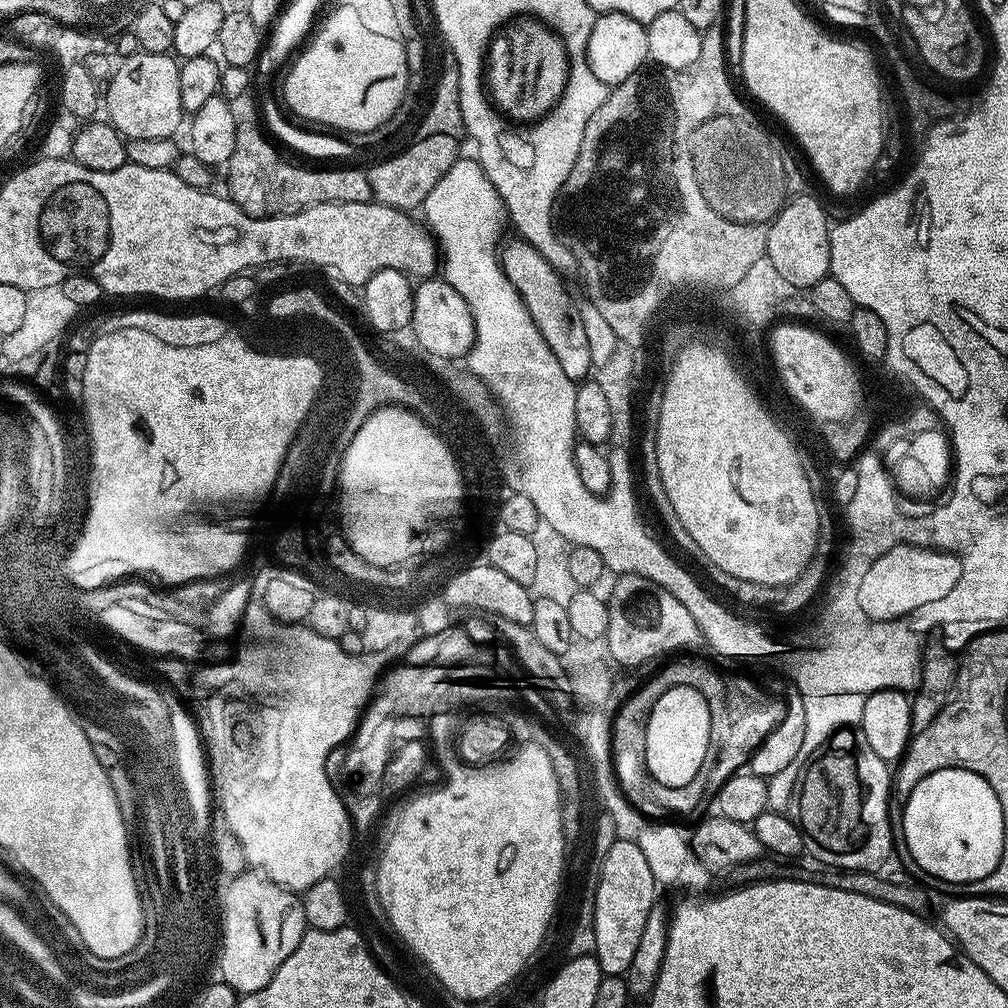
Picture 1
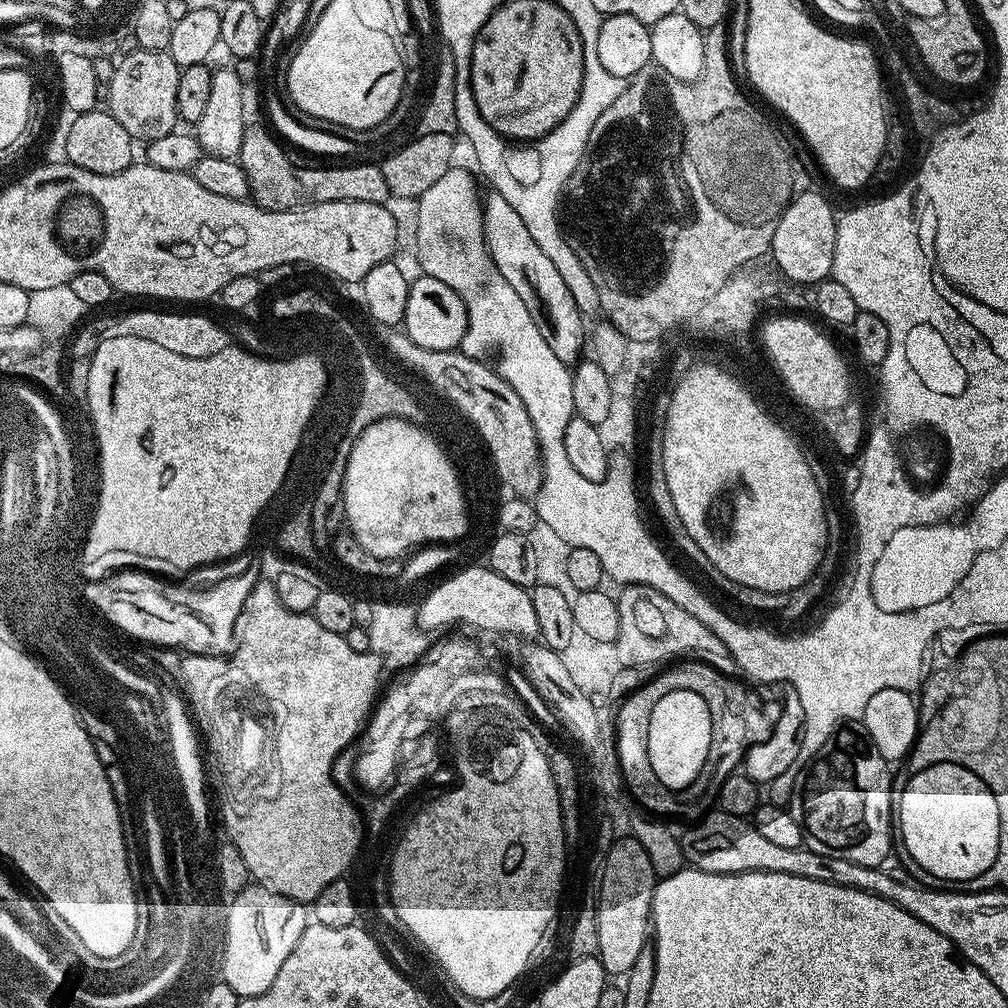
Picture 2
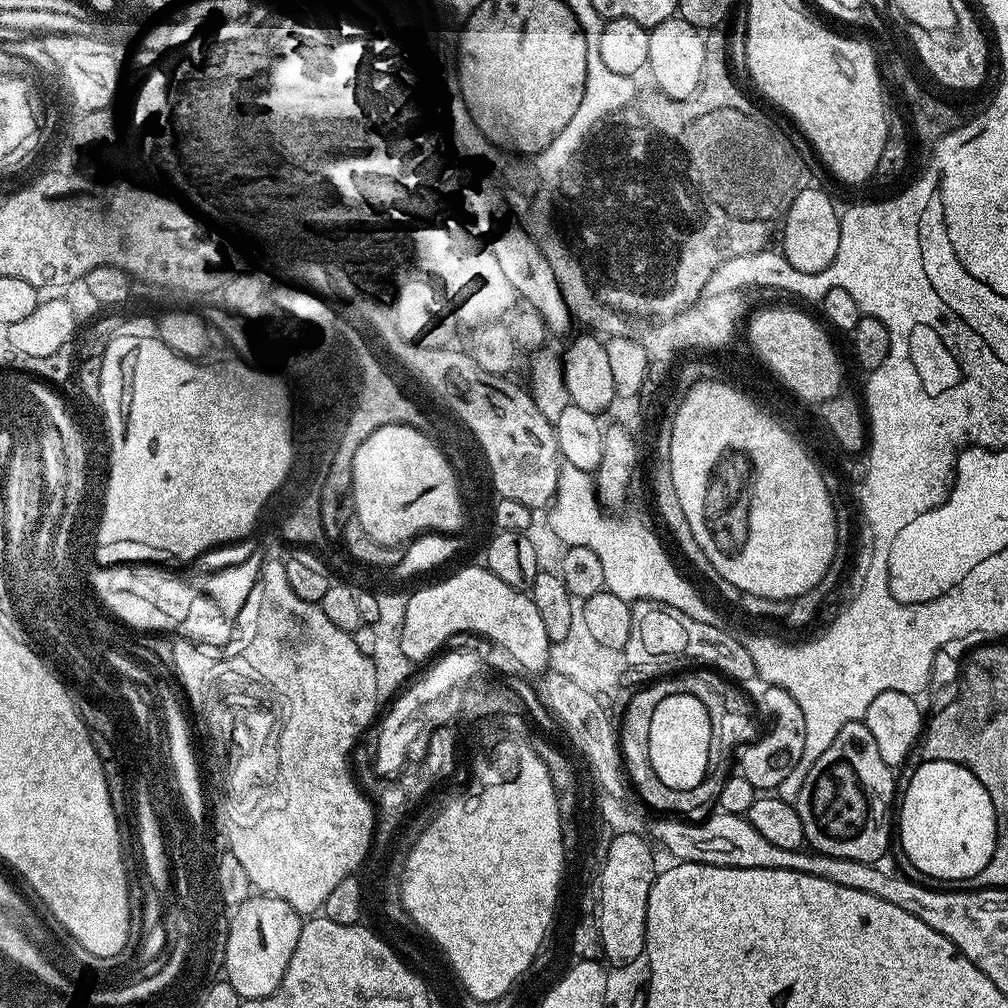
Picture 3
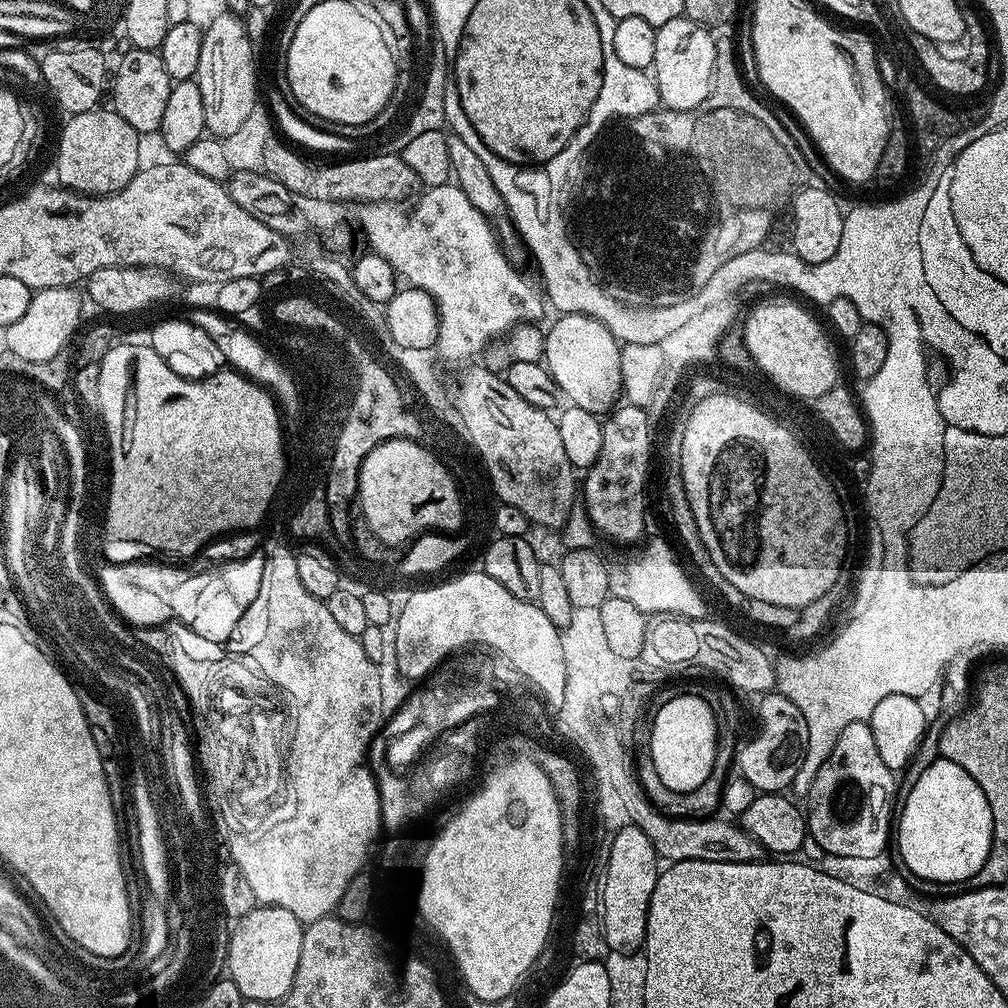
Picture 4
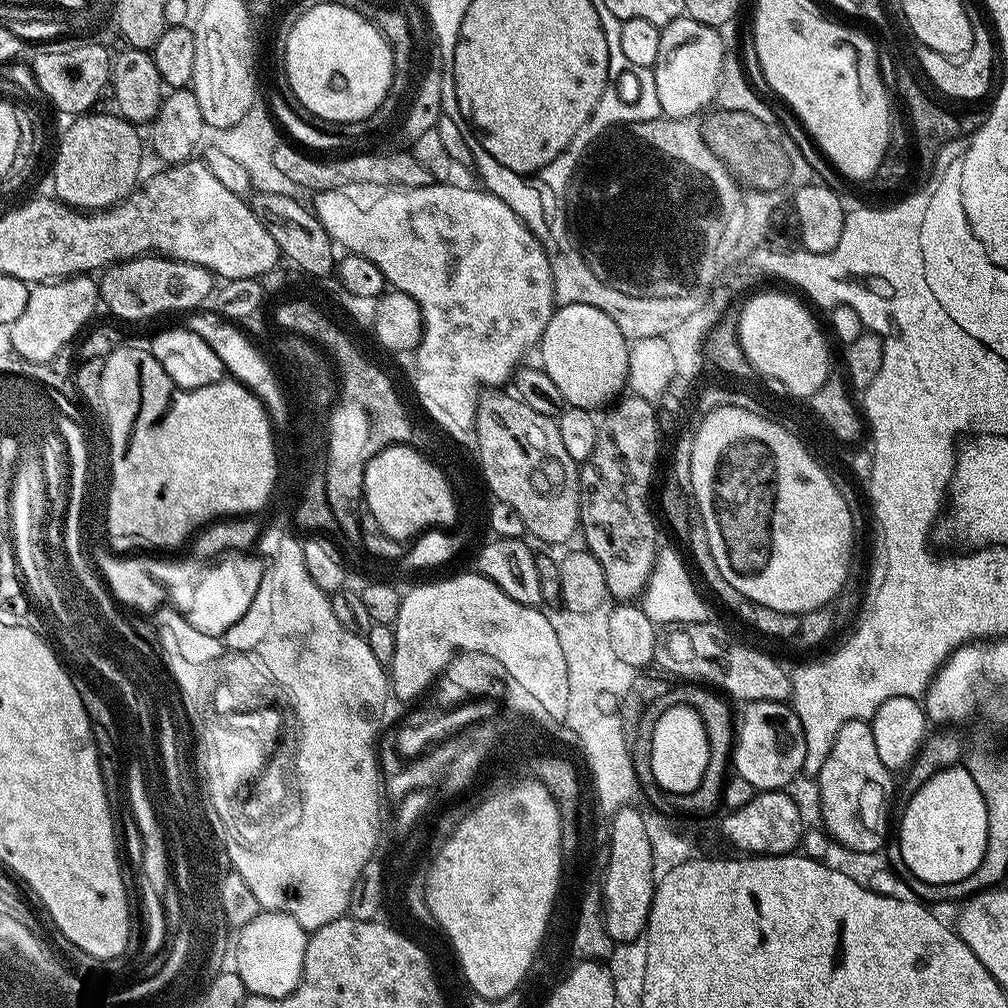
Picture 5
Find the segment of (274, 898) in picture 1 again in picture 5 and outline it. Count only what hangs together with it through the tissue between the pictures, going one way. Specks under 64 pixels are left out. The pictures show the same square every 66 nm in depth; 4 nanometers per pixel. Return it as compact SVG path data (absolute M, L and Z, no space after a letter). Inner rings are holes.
M261 911L234 936L234 971L242 978L245 993L266 998L282 998L294 992L304 973L309 933L290 914Z

